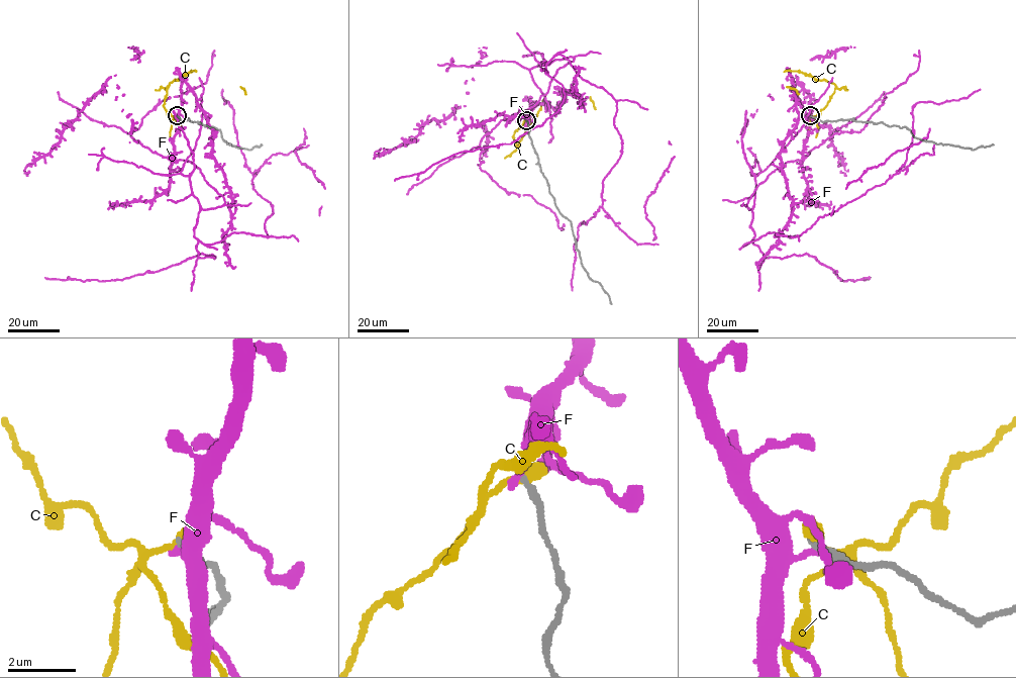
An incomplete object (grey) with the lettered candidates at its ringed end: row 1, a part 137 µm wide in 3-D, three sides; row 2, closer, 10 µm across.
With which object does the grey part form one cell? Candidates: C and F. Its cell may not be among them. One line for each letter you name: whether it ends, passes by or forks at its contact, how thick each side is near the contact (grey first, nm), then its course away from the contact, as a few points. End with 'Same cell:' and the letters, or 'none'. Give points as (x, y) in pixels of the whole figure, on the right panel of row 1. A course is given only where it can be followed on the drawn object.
Same cell: none

